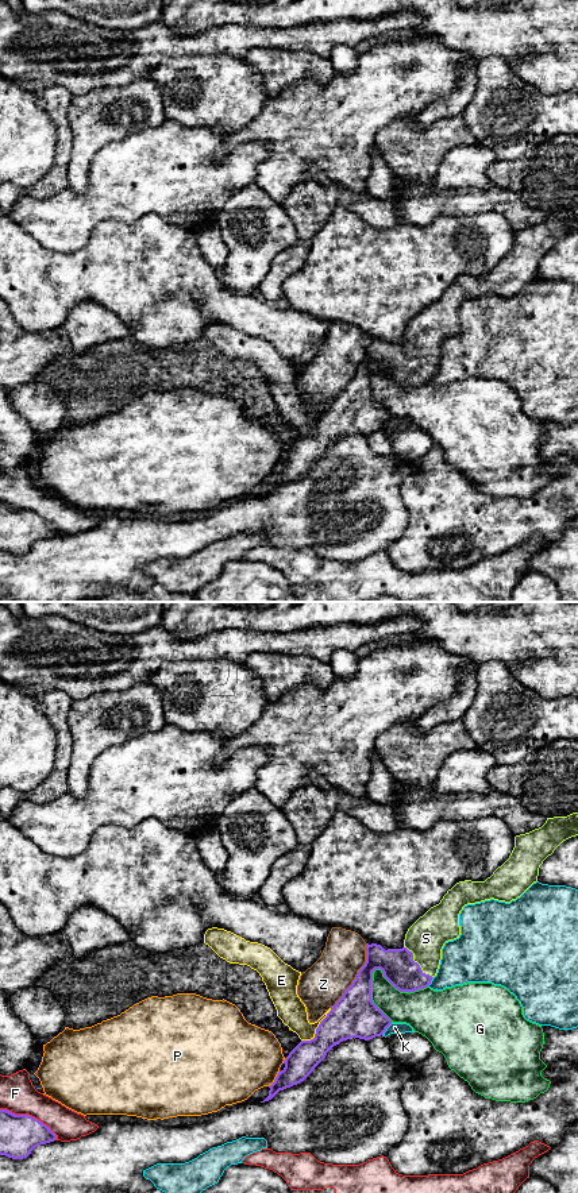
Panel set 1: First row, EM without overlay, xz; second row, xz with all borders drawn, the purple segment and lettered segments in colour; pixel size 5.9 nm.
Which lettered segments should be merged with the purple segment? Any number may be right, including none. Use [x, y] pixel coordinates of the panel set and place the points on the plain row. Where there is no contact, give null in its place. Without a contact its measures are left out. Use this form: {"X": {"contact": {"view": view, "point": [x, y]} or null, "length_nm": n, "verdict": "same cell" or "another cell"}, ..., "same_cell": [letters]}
{"E": {"contact": {"view": "xz", "point": [316, 424]}, "length_nm": 260, "verdict": "another cell"}, "F": {"contact": {"view": "xz", "point": [29, 510]}, "length_nm": 400, "verdict": "another cell"}, "G": {"contact": {"view": "xz", "point": [385, 373]}, "length_nm": 360, "verdict": "another cell"}, "K": {"contact": {"view": "xz", "point": [385, 425]}, "length_nm": 100, "verdict": "another cell"}, "P": {"contact": {"view": "xz", "point": [276, 474]}, "length_nm": 120, "verdict": "another cell"}, "S": {"contact": {"view": "xz", "point": [416, 358]}, "length_nm": 260, "verdict": "same cell"}, "Z": {"contact": {"view": "xz", "point": [357, 371]}, "length_nm": 440, "verdict": "another cell"}, "same_cell": ["S"]}

